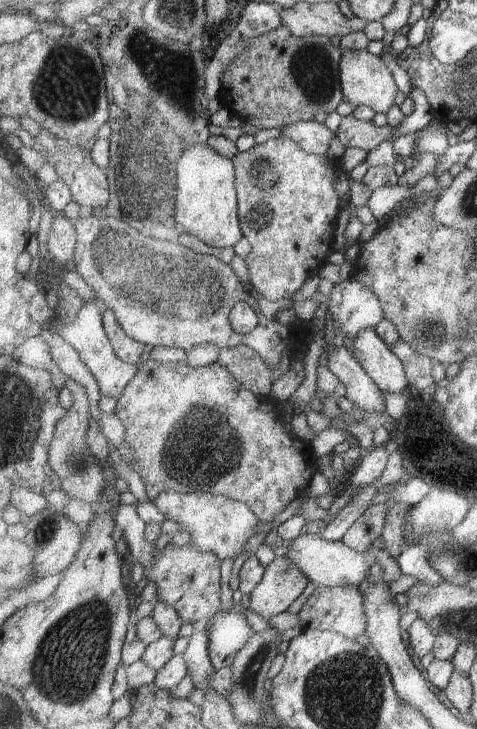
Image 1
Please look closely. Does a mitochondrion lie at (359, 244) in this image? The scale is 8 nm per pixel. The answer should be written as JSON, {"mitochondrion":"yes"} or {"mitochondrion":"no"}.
{"mitochondrion":"no"}

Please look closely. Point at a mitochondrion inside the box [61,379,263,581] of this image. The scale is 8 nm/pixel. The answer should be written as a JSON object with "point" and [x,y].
{"point":[199,444]}

